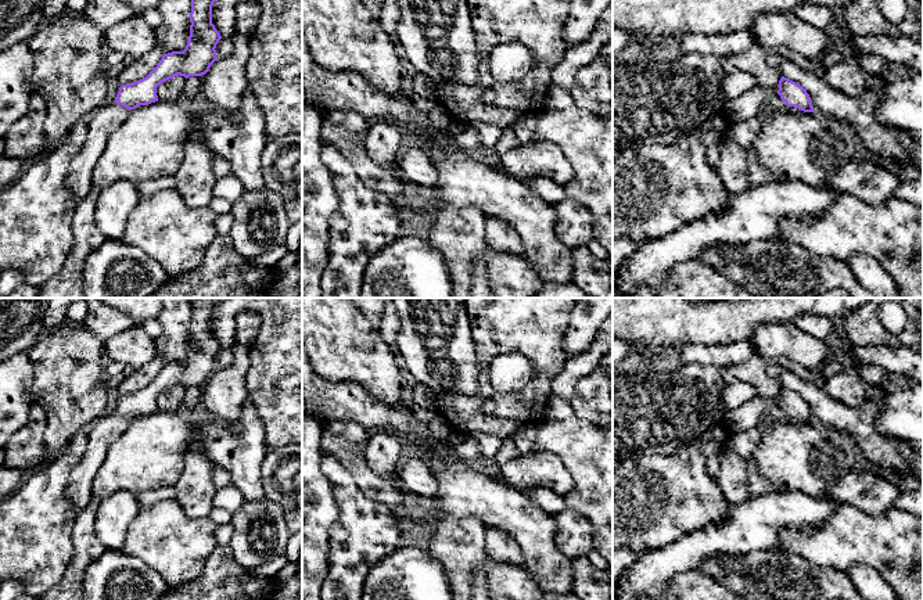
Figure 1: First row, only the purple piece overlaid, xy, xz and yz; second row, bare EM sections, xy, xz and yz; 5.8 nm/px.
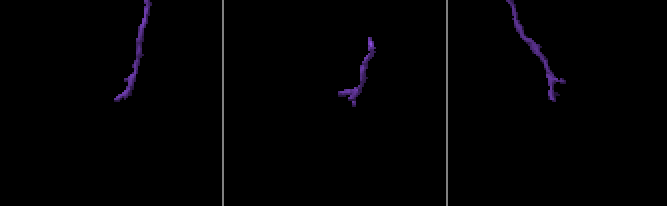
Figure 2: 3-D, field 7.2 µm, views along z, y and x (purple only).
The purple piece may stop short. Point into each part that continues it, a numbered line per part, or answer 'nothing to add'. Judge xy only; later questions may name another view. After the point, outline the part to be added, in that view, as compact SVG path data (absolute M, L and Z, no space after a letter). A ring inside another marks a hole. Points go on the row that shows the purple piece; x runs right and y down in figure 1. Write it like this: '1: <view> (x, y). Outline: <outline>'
1: xy (103, 121). Outline: M114 103L104 104L86 118L89 132L80 151L69 165L67 184L79 204L91 191L91 173L115 129L129 116L130 109Z

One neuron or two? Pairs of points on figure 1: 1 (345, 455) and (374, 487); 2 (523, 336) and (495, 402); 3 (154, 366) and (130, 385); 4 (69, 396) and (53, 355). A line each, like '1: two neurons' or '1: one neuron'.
1: one neuron
2: one neuron
3: one neuron
4: one neuron

